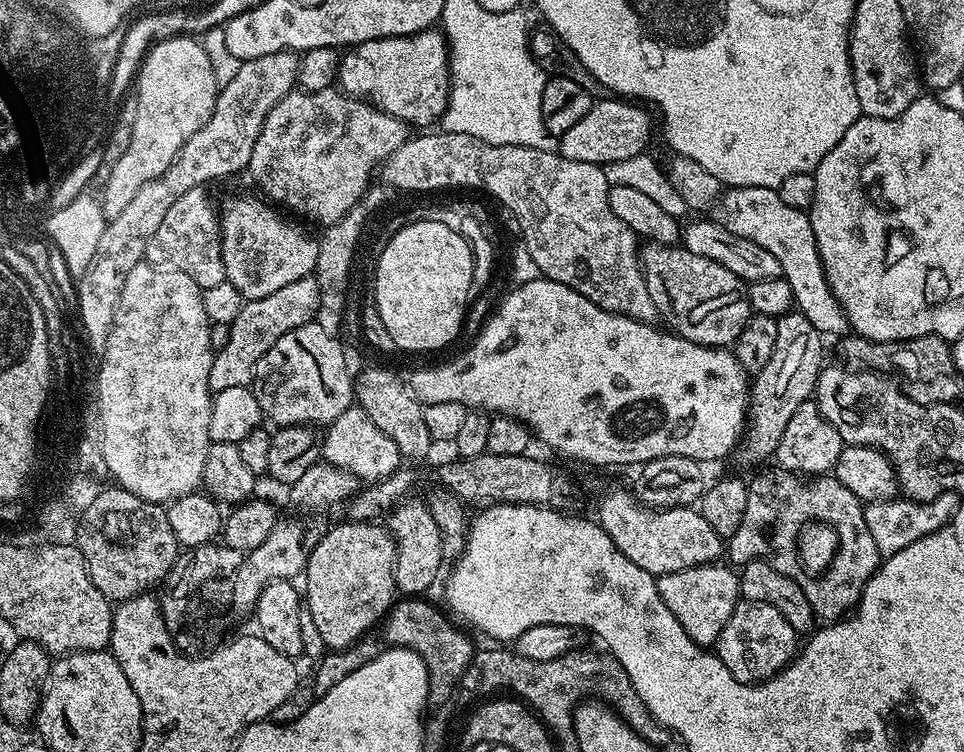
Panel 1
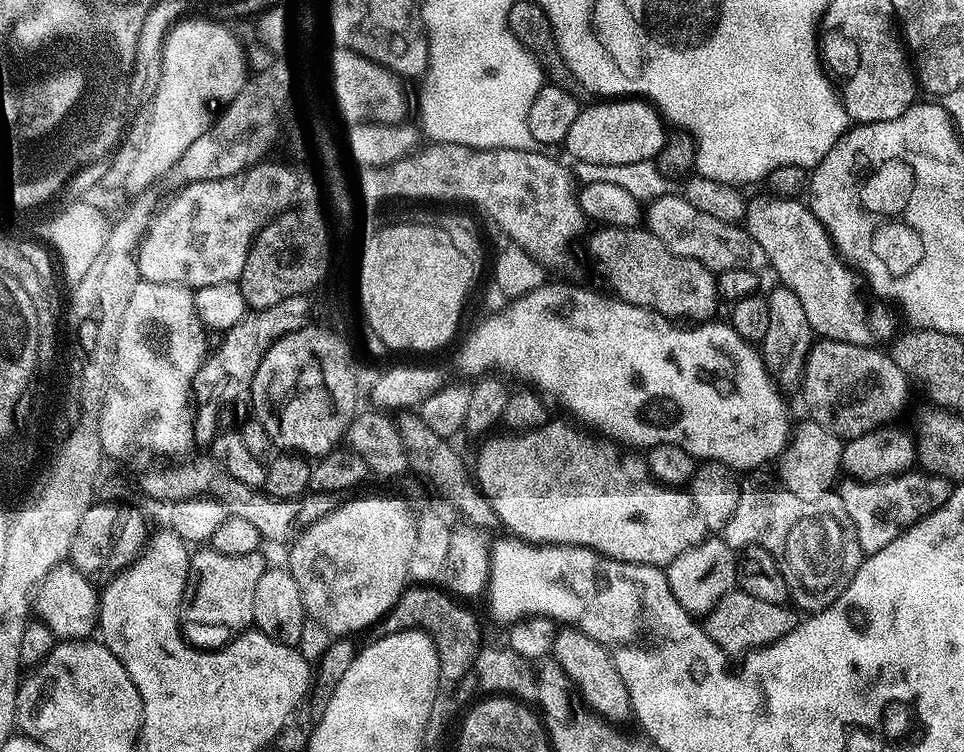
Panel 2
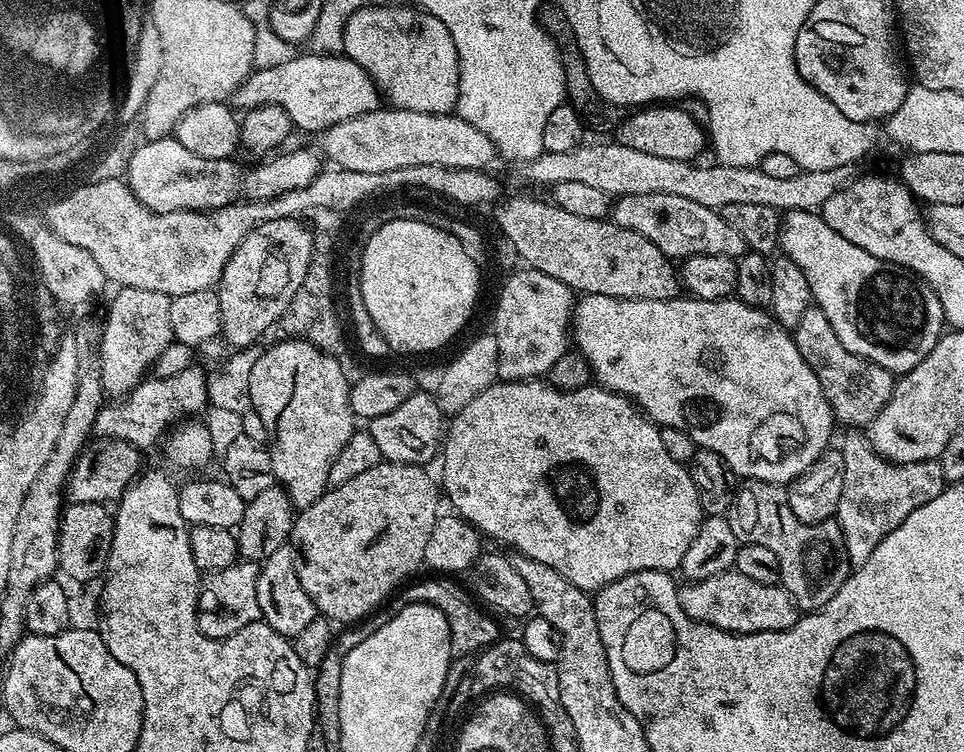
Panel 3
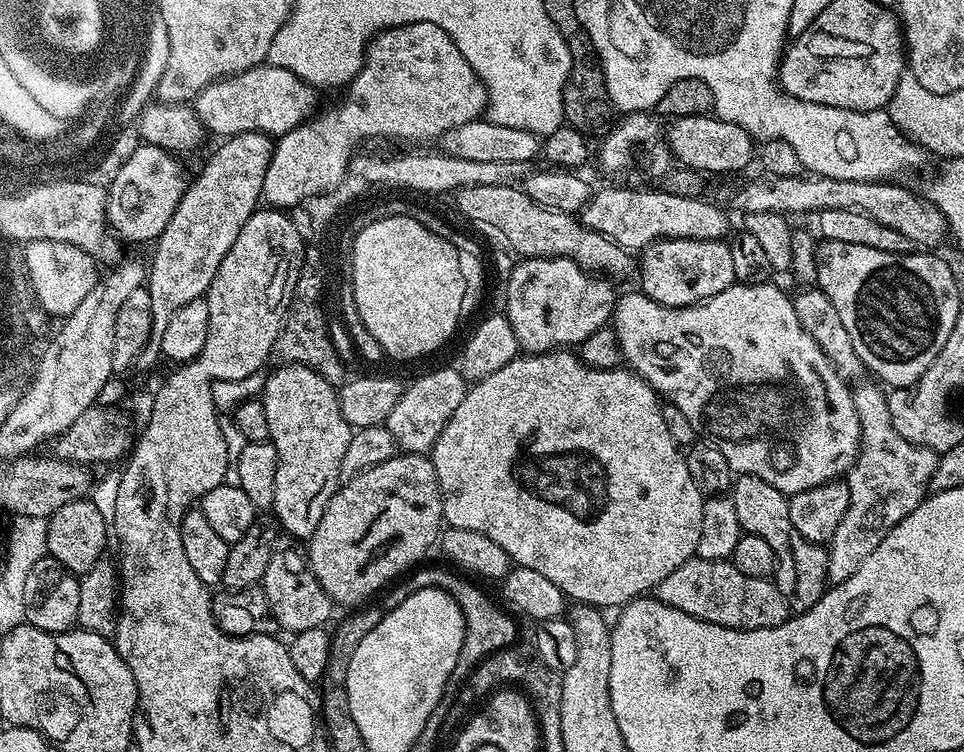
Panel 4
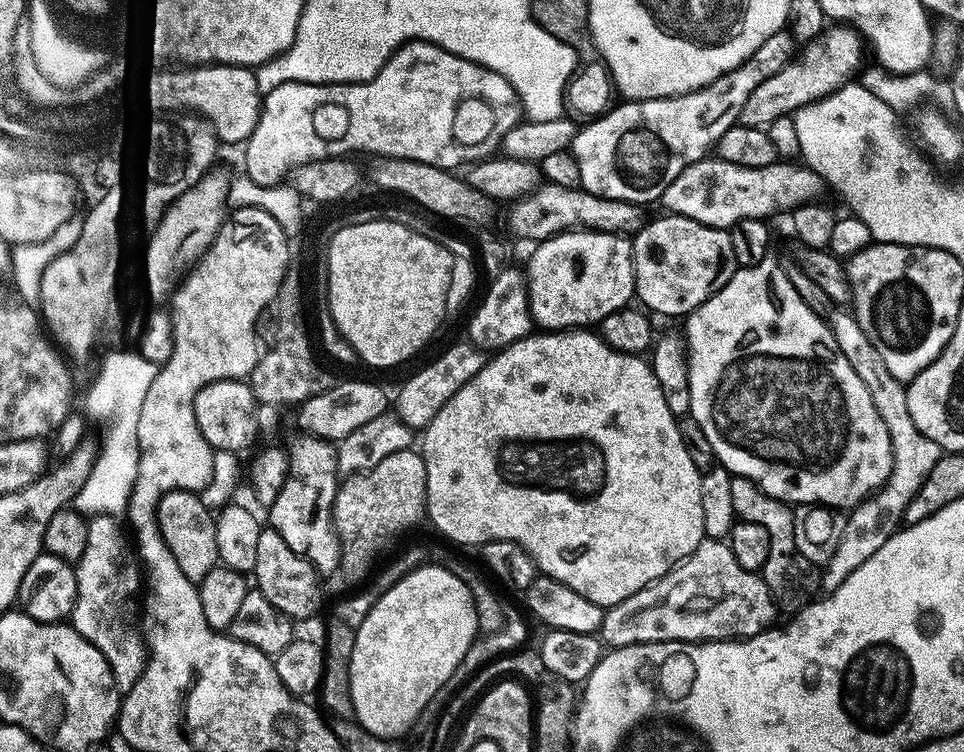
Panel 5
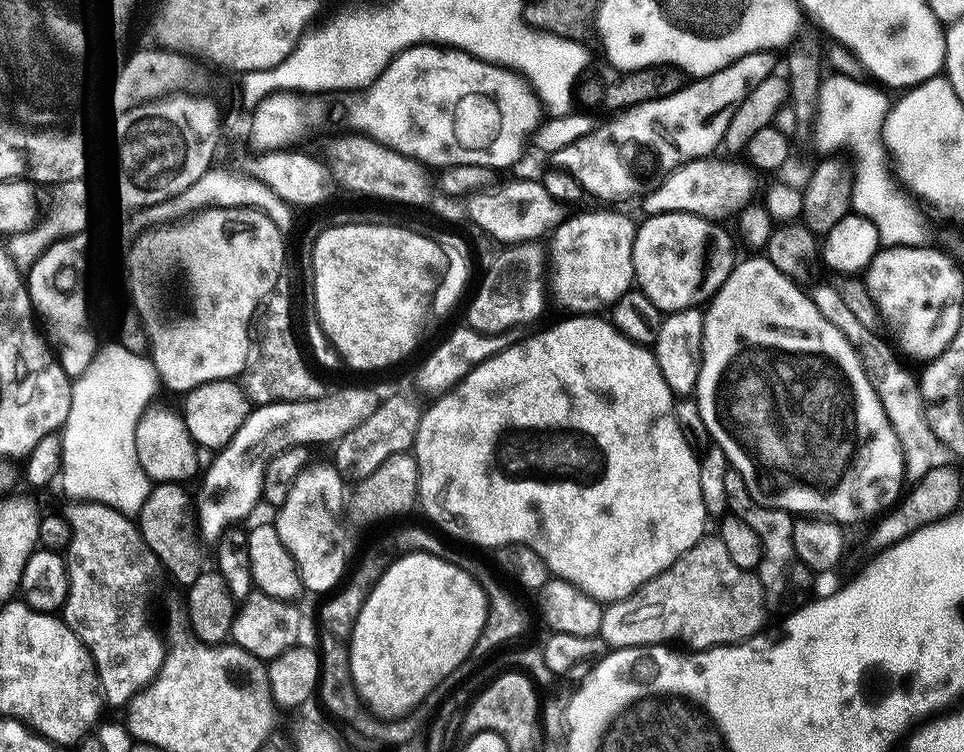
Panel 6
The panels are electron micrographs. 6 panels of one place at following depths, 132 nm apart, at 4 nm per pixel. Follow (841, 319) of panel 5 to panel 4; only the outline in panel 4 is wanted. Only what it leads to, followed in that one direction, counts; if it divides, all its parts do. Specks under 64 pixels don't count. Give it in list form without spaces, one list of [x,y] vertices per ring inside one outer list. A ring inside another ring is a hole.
[[[879,383],[859,384],[852,388],[852,397],[860,423],[860,452],[846,473],[850,506],[846,506],[846,514],[842,517],[842,522],[838,522],[838,530],[834,530],[831,540],[826,545],[829,585],[841,584],[846,582],[846,578],[851,578],[858,571],[858,566],[862,566],[862,562],[866,562],[866,558],[874,554],[878,542],[882,542],[882,538],[886,538],[886,534],[890,534],[890,530],[894,530],[894,526],[898,526],[898,522],[902,522],[906,514],[918,510],[924,497],[929,495],[932,475],[941,458],[941,453],[935,452],[933,448],[906,442],[906,438],[902,438],[902,434],[894,430],[894,422],[890,422],[888,397]]]

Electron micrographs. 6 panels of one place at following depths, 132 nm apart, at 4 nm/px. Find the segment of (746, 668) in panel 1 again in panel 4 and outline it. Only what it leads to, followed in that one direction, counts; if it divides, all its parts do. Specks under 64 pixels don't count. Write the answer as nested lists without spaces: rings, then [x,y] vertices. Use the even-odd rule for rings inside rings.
[[[690,559],[656,585],[654,595],[663,604],[682,610],[682,614],[727,628],[773,628],[786,622],[790,615],[786,598],[771,579],[742,574],[728,560]]]

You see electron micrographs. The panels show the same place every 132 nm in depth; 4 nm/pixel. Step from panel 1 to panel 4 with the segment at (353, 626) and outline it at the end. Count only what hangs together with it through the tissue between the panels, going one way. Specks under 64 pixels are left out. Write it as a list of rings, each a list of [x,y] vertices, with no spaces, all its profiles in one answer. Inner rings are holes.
[[[397,454],[392,456],[386,462],[378,462],[378,466],[370,466],[370,470],[362,470],[354,478],[343,481],[336,493],[328,499],[328,505],[324,508],[322,518],[318,522],[318,530],[309,536],[306,541],[306,559],[312,568],[314,578],[326,590],[326,594],[332,600],[333,605],[340,604],[360,604],[363,600],[368,600],[375,594],[379,588],[387,589],[397,578],[403,577],[409,570],[415,569],[421,563],[419,561],[428,552],[428,547],[437,543],[438,537],[442,532],[442,521],[444,520],[444,503],[440,497],[440,483],[435,466],[432,465],[431,459],[424,454]]]

